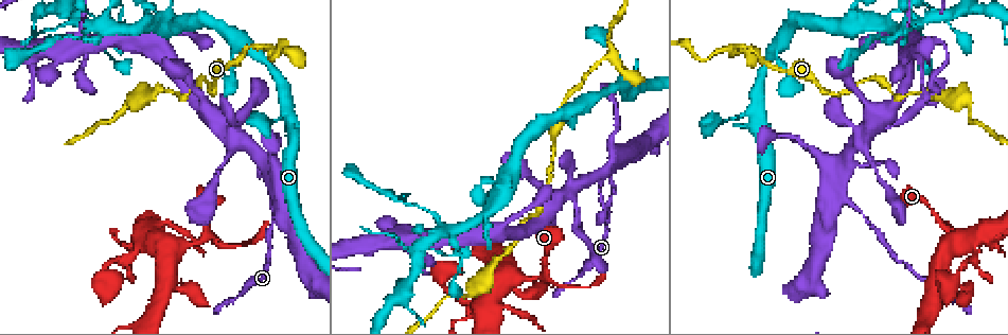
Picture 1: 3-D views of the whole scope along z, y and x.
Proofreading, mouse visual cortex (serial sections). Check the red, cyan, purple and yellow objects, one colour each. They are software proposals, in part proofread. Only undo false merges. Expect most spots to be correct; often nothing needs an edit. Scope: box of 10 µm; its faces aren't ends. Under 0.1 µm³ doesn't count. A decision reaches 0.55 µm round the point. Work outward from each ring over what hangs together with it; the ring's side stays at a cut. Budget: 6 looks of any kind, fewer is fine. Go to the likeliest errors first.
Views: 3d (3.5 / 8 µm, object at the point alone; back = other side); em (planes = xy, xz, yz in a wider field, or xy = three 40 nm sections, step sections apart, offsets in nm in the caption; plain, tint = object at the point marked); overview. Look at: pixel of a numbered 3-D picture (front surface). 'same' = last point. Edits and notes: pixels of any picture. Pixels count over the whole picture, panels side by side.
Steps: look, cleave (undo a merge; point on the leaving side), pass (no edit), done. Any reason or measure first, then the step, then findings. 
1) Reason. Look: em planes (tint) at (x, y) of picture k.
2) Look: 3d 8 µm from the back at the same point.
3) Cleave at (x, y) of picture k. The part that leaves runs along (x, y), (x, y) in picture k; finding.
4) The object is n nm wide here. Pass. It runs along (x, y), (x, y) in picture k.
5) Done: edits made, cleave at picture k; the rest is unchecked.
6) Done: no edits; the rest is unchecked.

Abrupt turn. Look: 3d 8 µm at (544, 278) of picture 1.

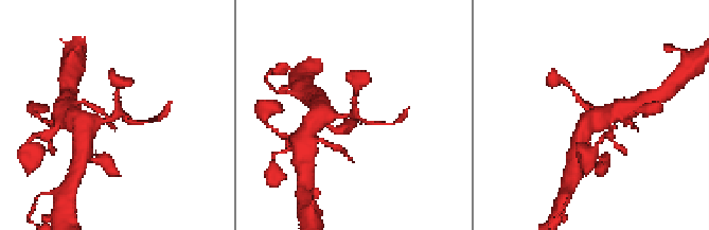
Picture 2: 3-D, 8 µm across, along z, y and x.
Zoom in. Look: 3d 3.5 µm at the same point.

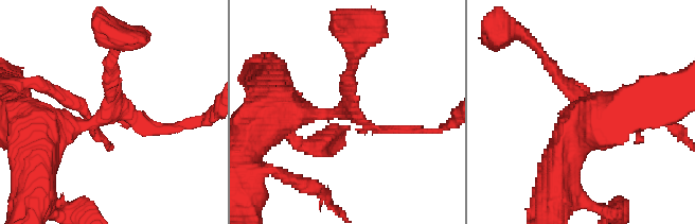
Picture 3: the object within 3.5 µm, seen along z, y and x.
Look: em xy step 3 (tint) at (346, 109) of picture 3.

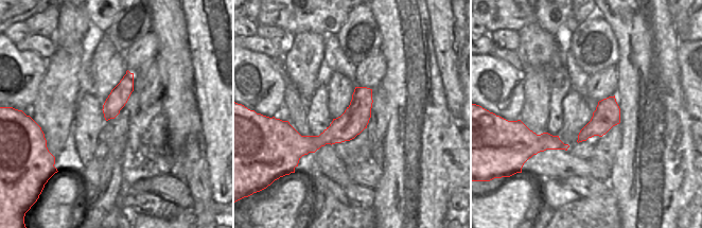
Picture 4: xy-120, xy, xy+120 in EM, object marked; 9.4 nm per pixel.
The object is 260 nm wide here. Pass. It runs along (369, 91), (332, 135), (308, 148) in picture 4; one cell here.

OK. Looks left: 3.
Narrows sharply. Look: 3d 3.5 µm at (272, 119) of picture 1.

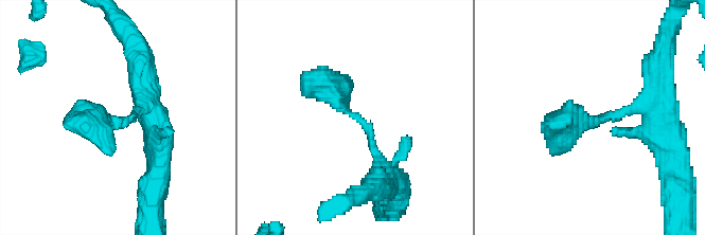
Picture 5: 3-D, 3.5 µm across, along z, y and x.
Pass. It runs along (383, 173), (370, 129), (304, 75) in picture 5; continuous, no second cell.

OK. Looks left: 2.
Done: no edits; the rest is unchecked.

